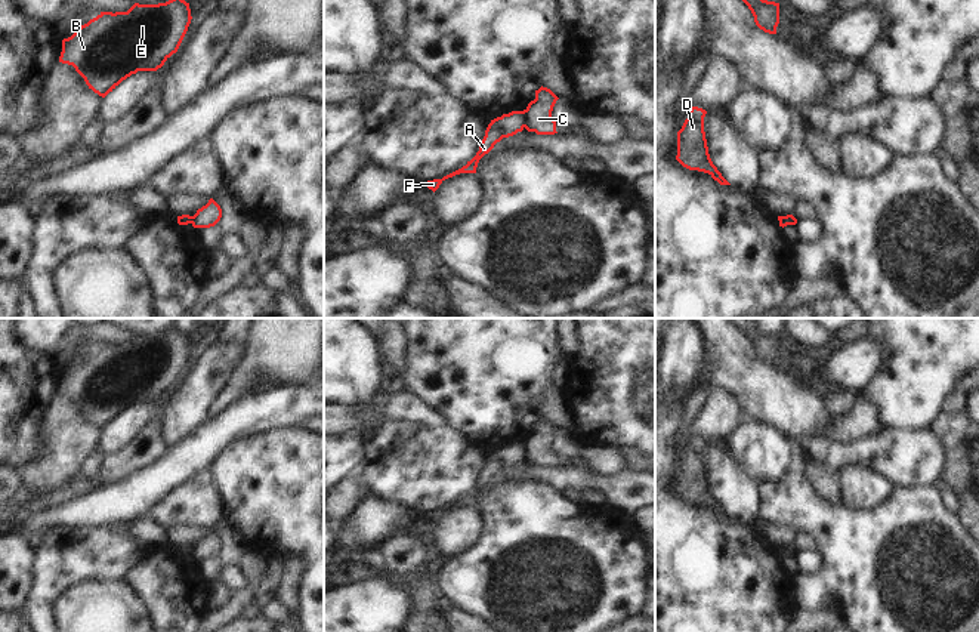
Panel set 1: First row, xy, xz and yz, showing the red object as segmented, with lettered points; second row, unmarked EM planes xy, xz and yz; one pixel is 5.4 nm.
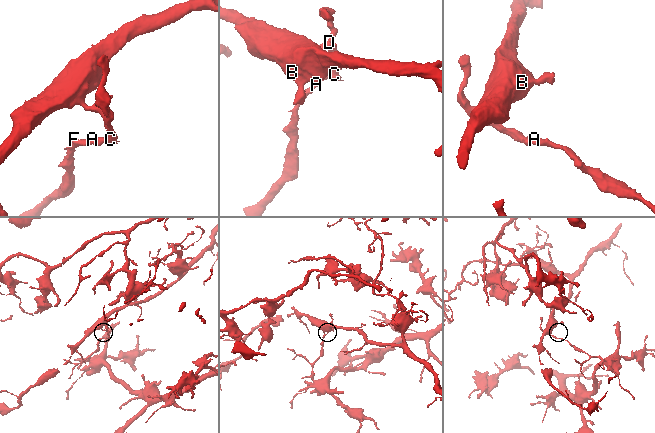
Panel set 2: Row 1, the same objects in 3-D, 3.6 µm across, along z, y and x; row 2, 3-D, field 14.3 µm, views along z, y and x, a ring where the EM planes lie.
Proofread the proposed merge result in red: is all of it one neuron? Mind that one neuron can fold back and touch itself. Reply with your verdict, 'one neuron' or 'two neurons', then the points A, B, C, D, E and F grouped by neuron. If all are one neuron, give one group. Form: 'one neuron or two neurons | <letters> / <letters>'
two neurons | A F / B C D E

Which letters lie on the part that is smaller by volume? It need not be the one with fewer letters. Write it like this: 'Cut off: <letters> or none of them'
Cut off: B, C, D, E

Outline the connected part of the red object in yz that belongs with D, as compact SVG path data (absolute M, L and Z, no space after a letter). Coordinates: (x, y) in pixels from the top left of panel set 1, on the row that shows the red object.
M692 107L688 112L688 118L677 132L676 160L689 170L708 173L720 185L731 185L710 158L704 132L705 114L707 111L698 107Z

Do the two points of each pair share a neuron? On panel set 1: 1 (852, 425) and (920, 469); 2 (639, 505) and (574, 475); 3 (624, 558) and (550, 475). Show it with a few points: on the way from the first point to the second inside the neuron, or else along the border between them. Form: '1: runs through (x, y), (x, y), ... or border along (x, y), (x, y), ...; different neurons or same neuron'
1: border along (880, 429), (851, 443), (834, 441); different neurons
2: runs through (623, 503), (602, 483), (590, 480); same neuron
3: border along (564, 495), (573, 501); different neurons

